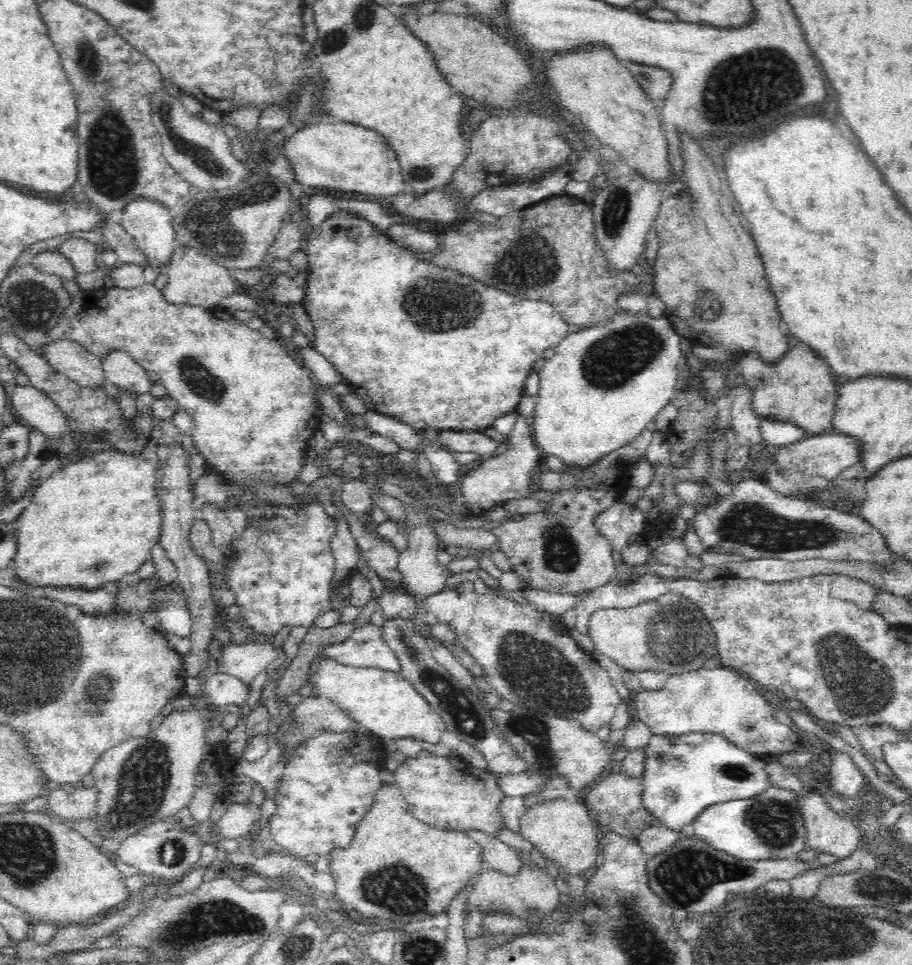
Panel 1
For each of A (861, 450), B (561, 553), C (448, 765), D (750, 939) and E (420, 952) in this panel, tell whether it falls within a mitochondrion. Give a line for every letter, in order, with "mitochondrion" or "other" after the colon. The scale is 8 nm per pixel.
A: other
B: mitochondrion
C: other
D: mitochondrion
E: mitochondrion

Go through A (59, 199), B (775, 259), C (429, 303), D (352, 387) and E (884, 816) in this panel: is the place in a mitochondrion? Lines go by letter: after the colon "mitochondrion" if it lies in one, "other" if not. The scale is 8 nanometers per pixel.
A: other
B: other
C: mitochondrion
D: other
E: other

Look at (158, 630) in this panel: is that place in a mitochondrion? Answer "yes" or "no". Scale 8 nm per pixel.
no

